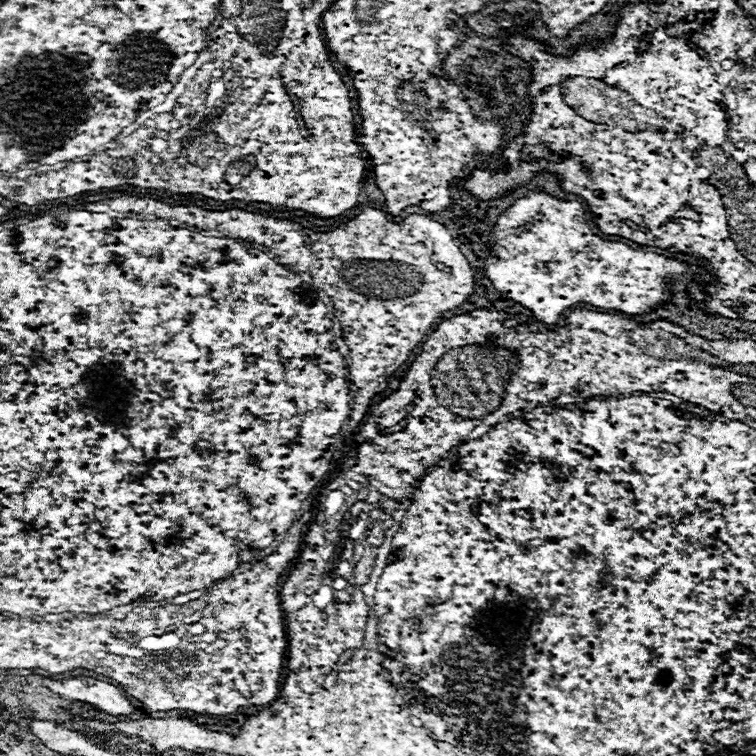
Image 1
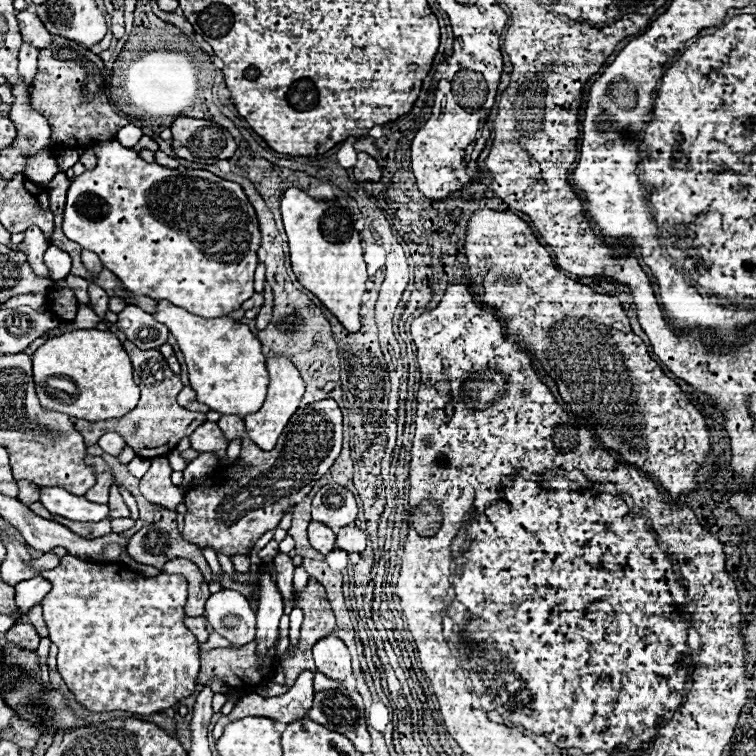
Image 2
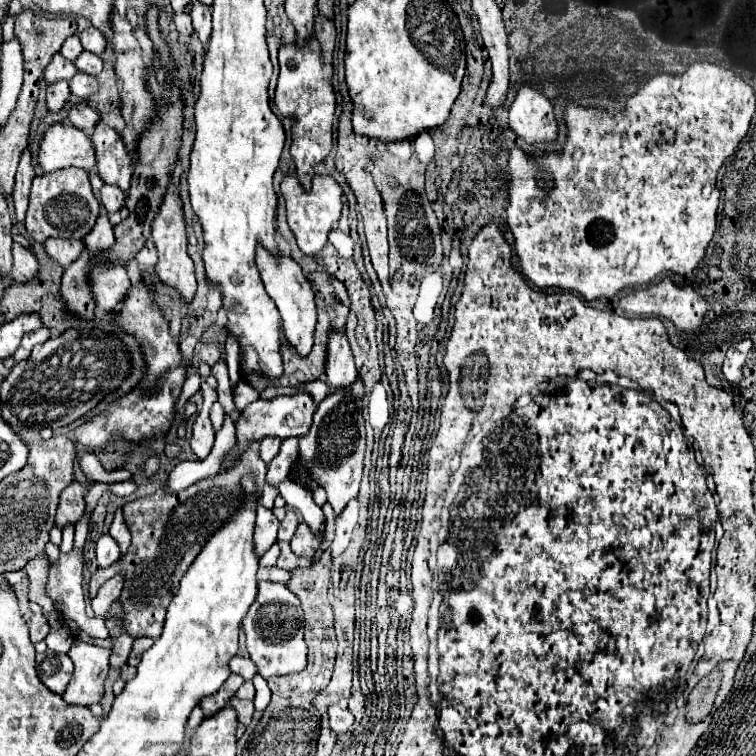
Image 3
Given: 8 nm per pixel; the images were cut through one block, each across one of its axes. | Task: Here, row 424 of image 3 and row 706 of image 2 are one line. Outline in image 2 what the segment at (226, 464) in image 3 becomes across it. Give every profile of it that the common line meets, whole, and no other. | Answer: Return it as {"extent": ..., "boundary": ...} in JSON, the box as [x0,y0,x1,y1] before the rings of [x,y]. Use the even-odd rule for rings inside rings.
{"extent":[212,670,314,740],"boundary":[[[306,670],[304,674],[300,674],[300,678],[296,678],[290,692],[286,692],[282,696],[262,698],[258,694],[248,694],[248,696],[240,698],[238,704],[234,706],[234,710],[216,722],[216,726],[212,730],[214,738],[218,740],[222,736],[222,730],[226,724],[246,718],[246,716],[264,716],[264,718],[272,718],[272,720],[284,722],[284,724],[306,718],[306,712],[312,708],[312,696],[314,696],[312,680],[314,680],[314,672]]]}

